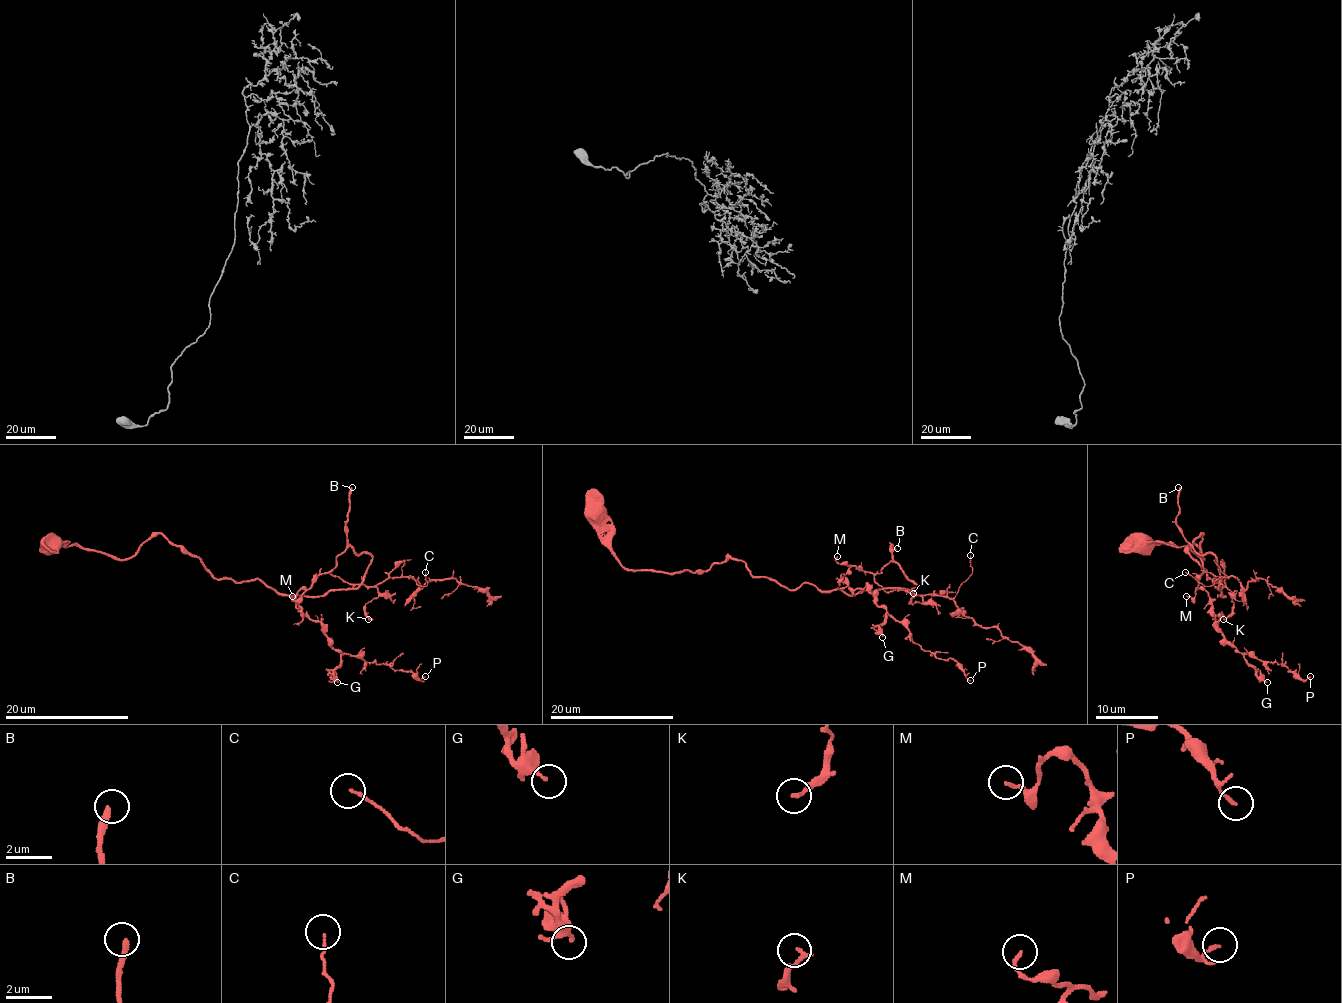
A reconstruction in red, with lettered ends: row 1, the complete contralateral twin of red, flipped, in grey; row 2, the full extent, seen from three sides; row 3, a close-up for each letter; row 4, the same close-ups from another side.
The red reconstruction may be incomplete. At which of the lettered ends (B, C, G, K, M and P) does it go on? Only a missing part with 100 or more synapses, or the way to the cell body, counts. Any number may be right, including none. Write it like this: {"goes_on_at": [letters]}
{"goes_on_at": ["B"]}

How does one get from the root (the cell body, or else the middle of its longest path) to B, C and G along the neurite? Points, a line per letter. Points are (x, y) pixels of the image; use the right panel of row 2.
B: (1144, 546), (1203, 559), (1202, 534), (1188, 551), (1220, 594), (1196, 588), (1178, 487)
C: (1144, 546), (1194, 545), (1203, 559), (1202, 534), (1188, 551), (1225, 596), (1228, 577), (1205, 586), (1185, 572)
G: (1144, 546), (1194, 545), (1203, 559), (1202, 534), (1188, 551), (1206, 579), (1219, 580), (1217, 628), (1267, 682)

